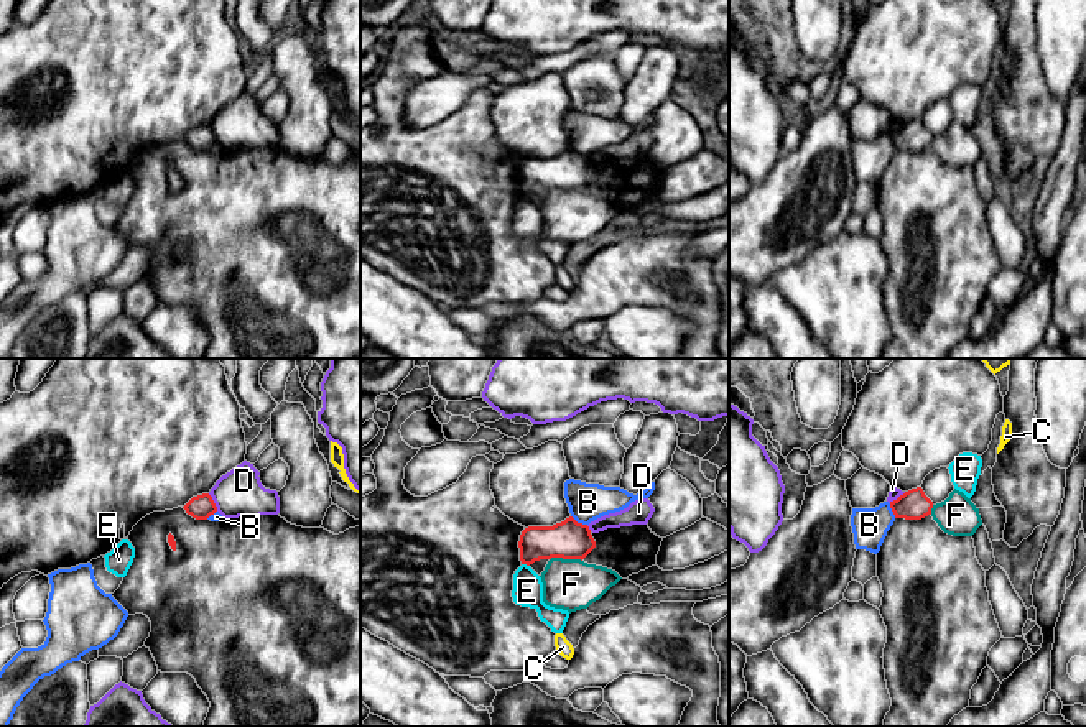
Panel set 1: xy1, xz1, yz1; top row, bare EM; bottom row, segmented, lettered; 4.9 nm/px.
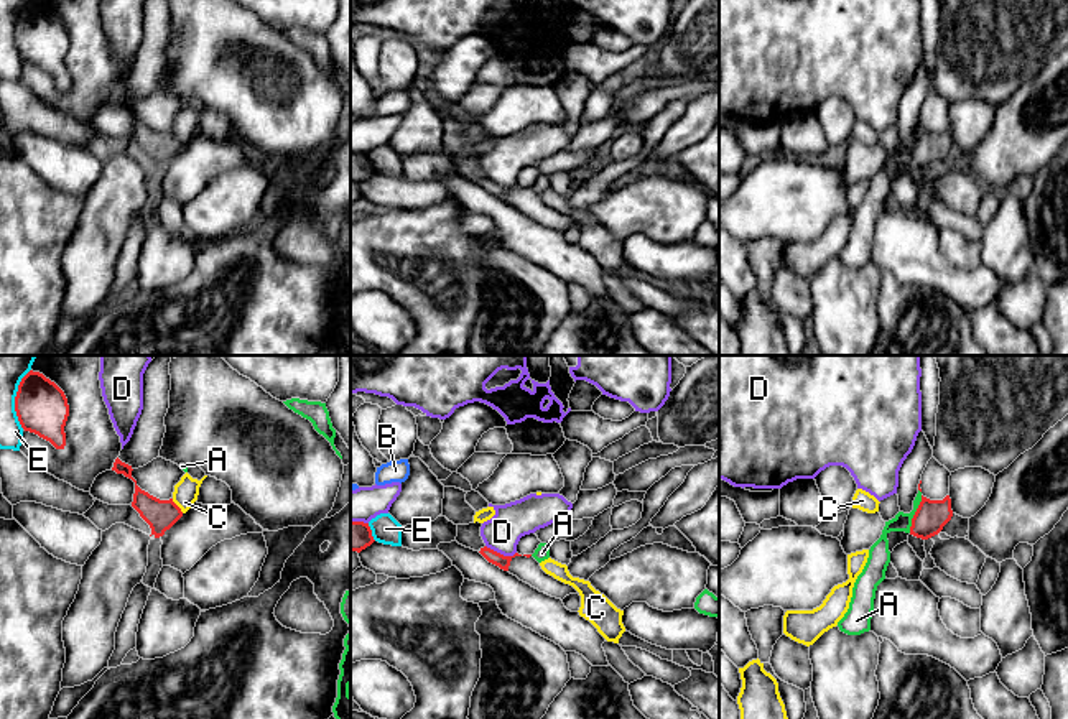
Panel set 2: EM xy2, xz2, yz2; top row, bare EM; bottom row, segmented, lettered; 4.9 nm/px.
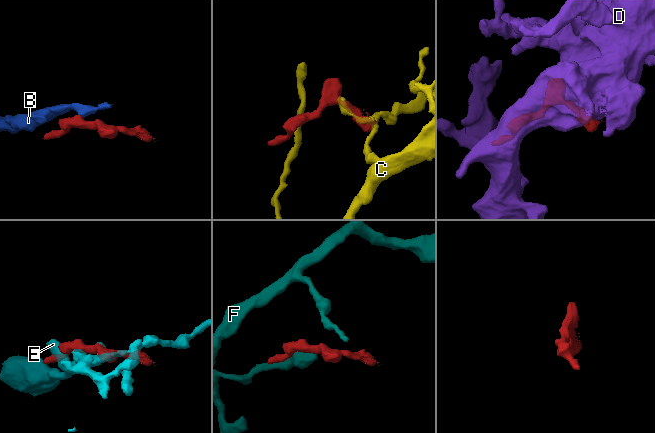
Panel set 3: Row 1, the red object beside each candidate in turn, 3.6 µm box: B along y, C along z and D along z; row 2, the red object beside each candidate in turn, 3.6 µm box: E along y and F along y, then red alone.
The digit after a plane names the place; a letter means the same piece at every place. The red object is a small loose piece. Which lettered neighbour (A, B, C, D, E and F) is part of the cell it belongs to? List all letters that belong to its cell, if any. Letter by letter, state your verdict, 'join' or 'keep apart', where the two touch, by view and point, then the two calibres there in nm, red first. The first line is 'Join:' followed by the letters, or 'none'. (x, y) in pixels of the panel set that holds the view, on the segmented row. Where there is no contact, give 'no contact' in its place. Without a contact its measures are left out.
Join: none
A: keep apart; meets red in yz2 at (915, 514); 160 nm thick on the red side, 90 nm on the other
B: keep apart; meets red in xz1 at (580, 523); 190 nm thick on the red side, 190 nm on the other
C: keep apart; meets red in xy2 at (176, 505); 150 nm thick on the red side, 120 nm on the other
D: keep apart; meets red in xz2 at (499, 553); 70 nm thick on the red side, 180 nm on the other
E: keep apart; meets red in xy2 at (15, 398); 260 nm thick on the red side, 170 nm on the other
F: keep apart; meets red in xz1 at (566, 558); 190 nm thick on the red side, 260 nm on the other

